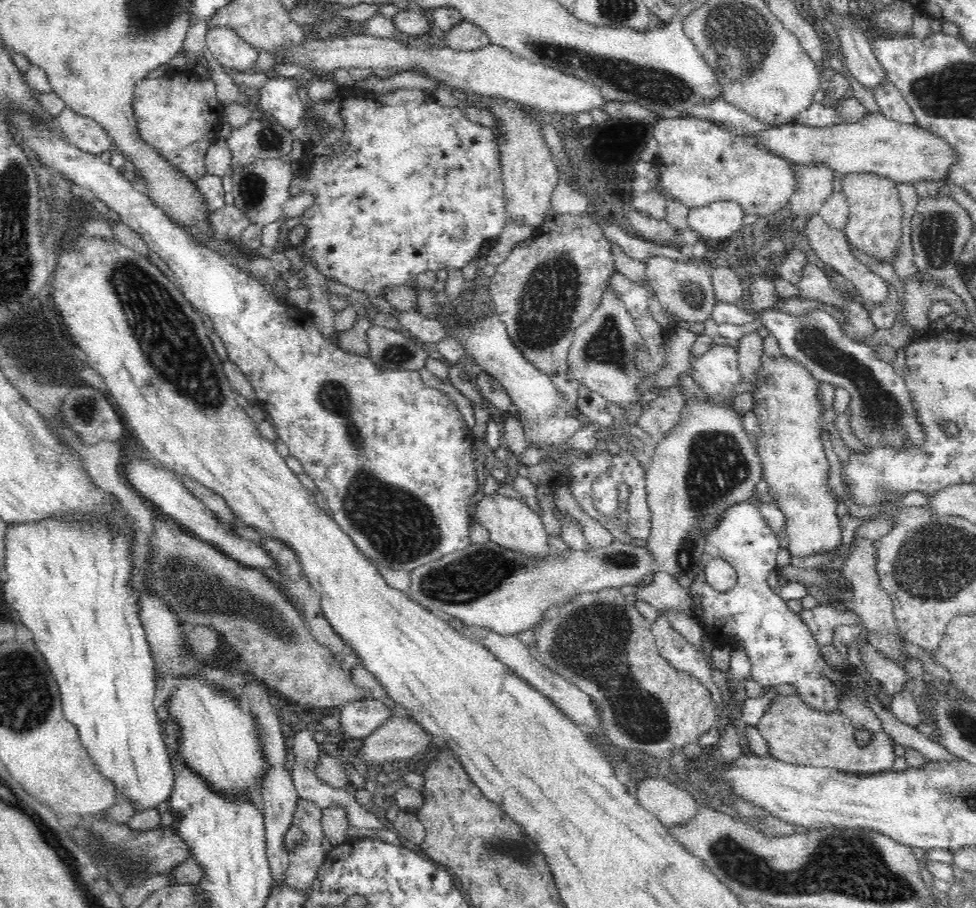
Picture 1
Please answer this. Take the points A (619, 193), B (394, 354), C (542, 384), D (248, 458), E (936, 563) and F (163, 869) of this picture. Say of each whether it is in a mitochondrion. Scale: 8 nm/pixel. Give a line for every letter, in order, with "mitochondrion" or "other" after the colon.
A: other
B: mitochondrion
C: other
D: mitochondrion
E: mitochondrion
F: other

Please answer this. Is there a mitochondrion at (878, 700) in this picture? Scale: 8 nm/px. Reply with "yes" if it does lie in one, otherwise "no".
no

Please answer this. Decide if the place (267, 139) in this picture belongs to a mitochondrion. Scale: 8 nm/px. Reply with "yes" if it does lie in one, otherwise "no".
yes

